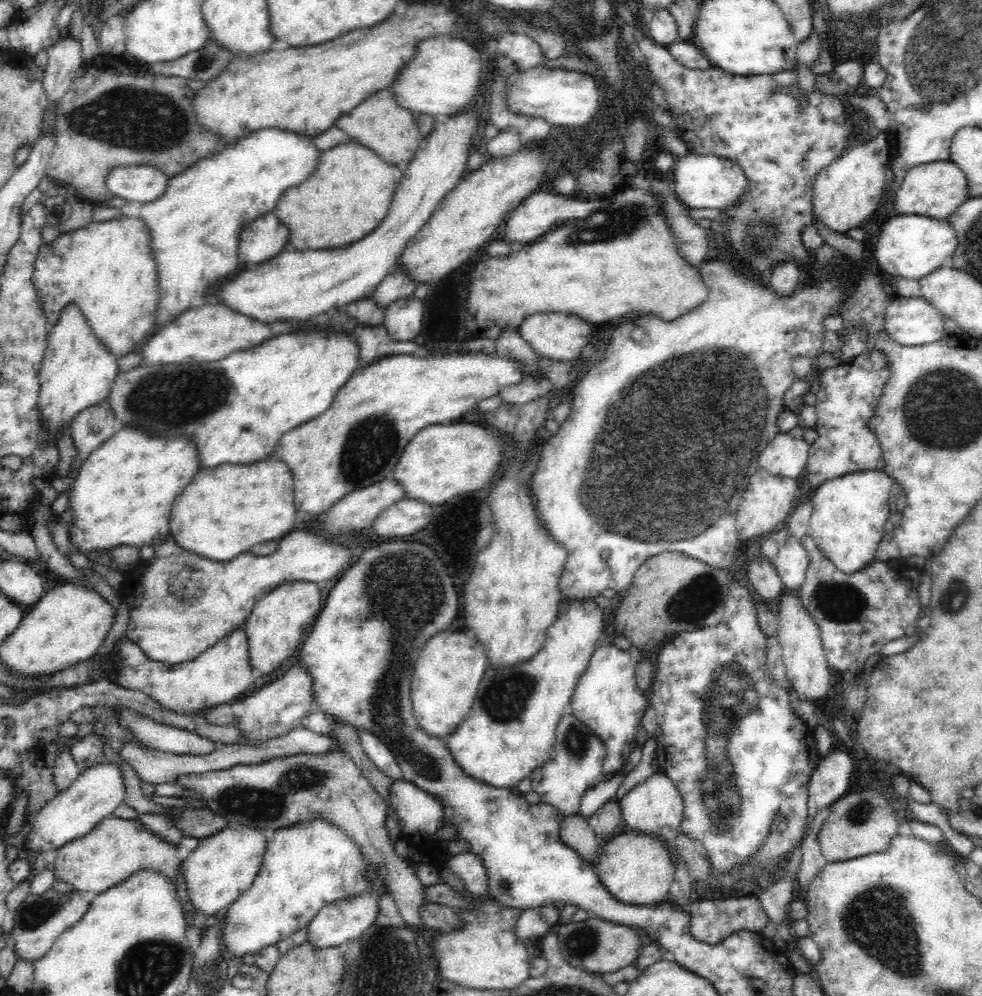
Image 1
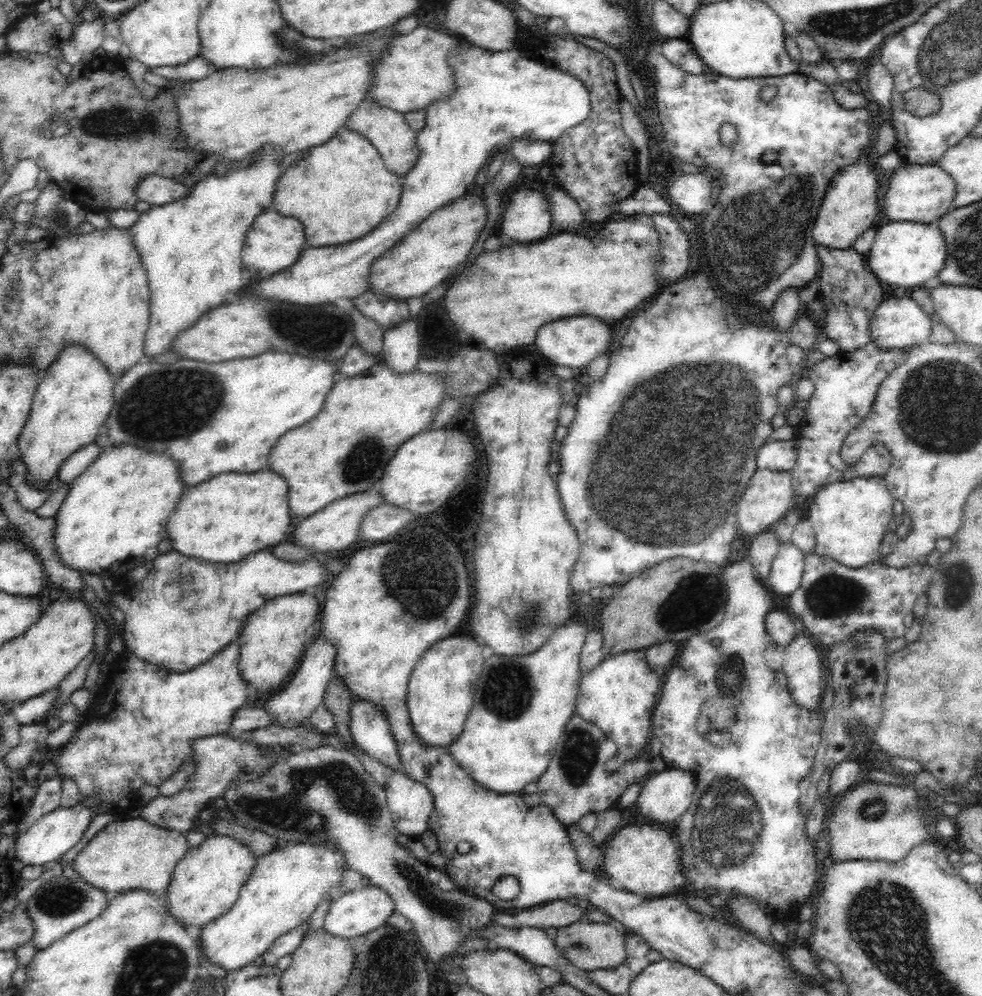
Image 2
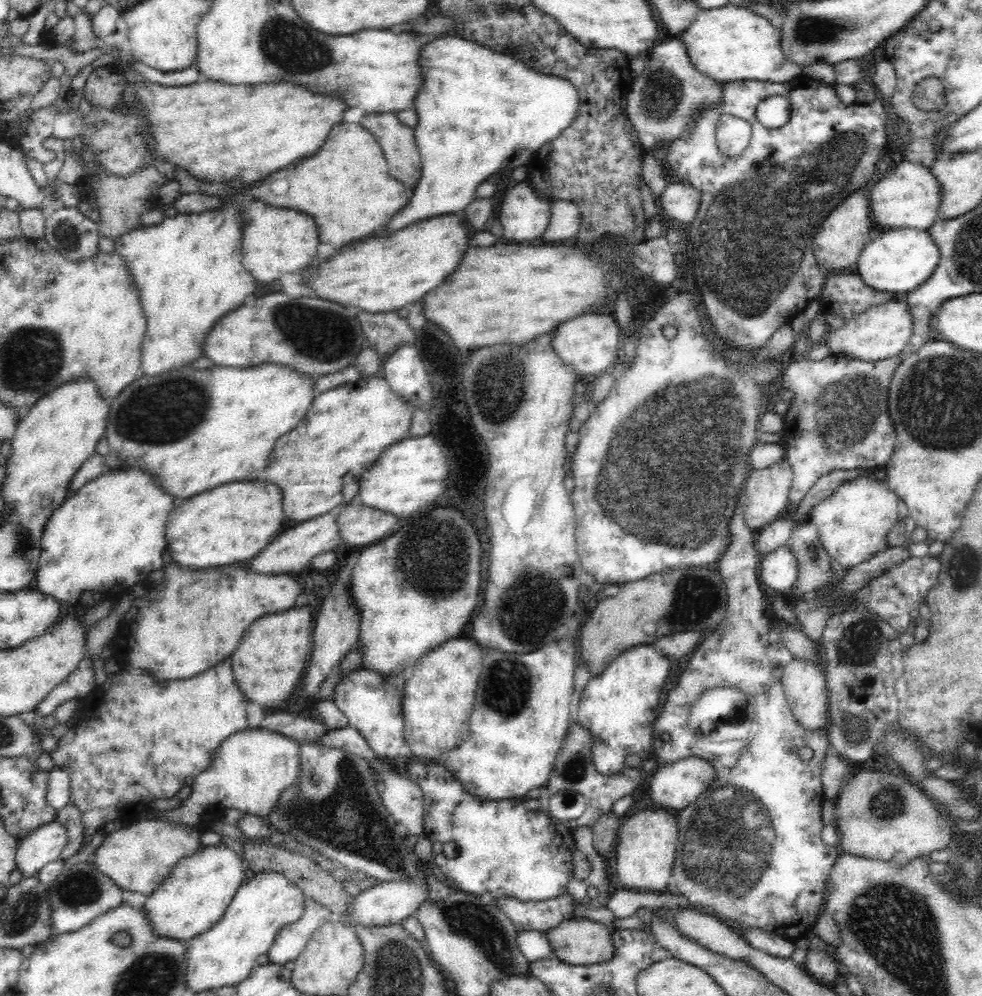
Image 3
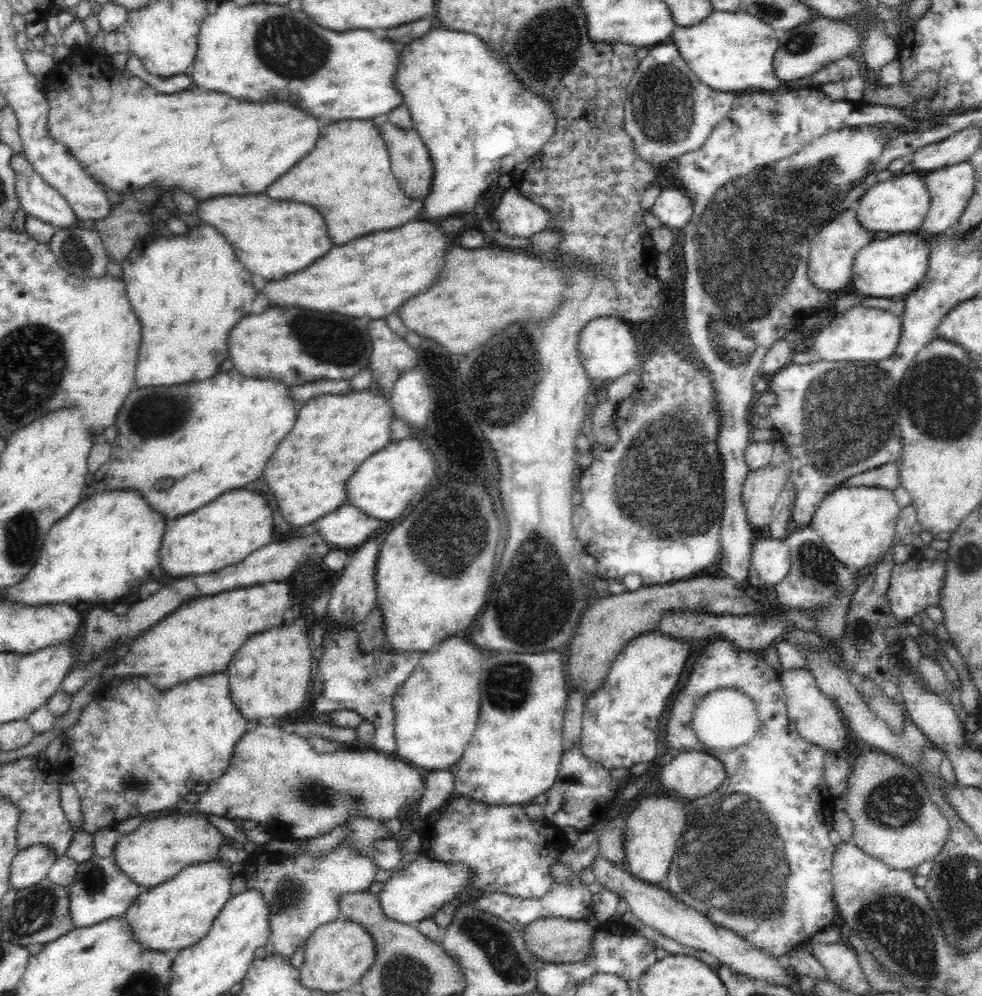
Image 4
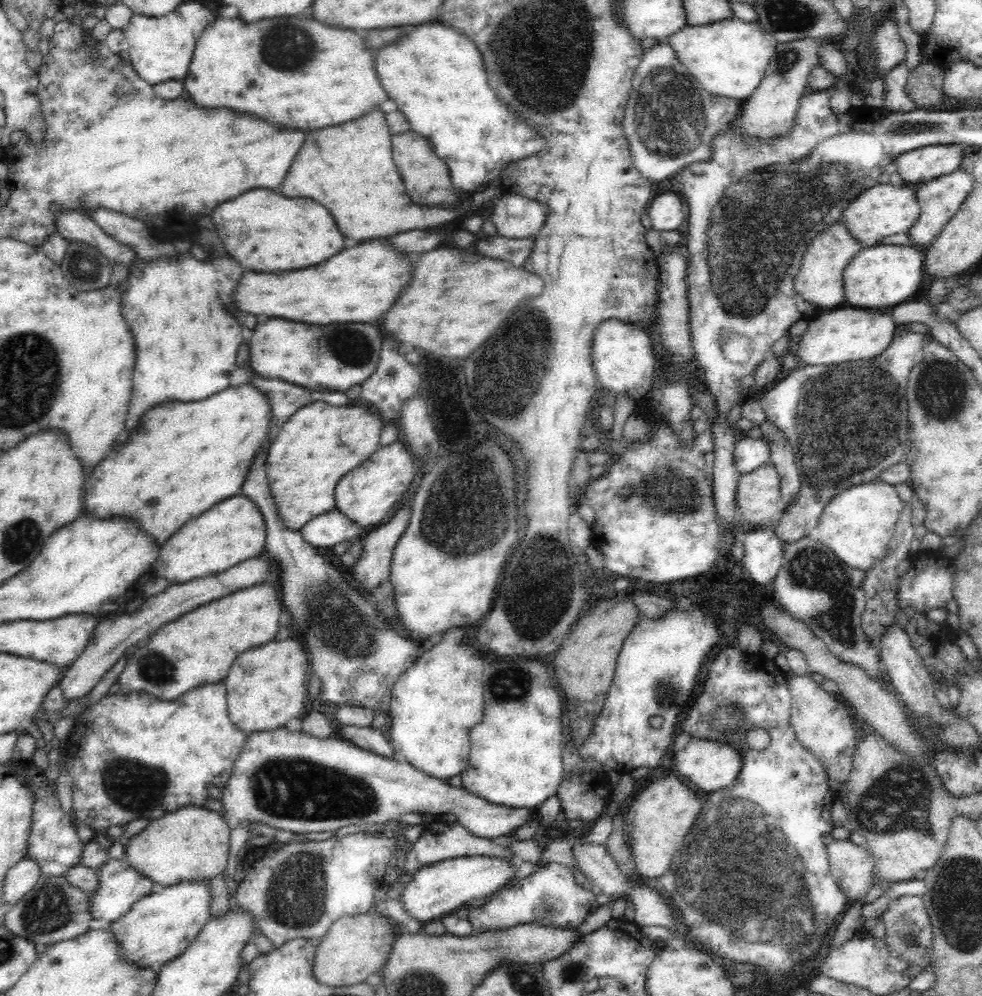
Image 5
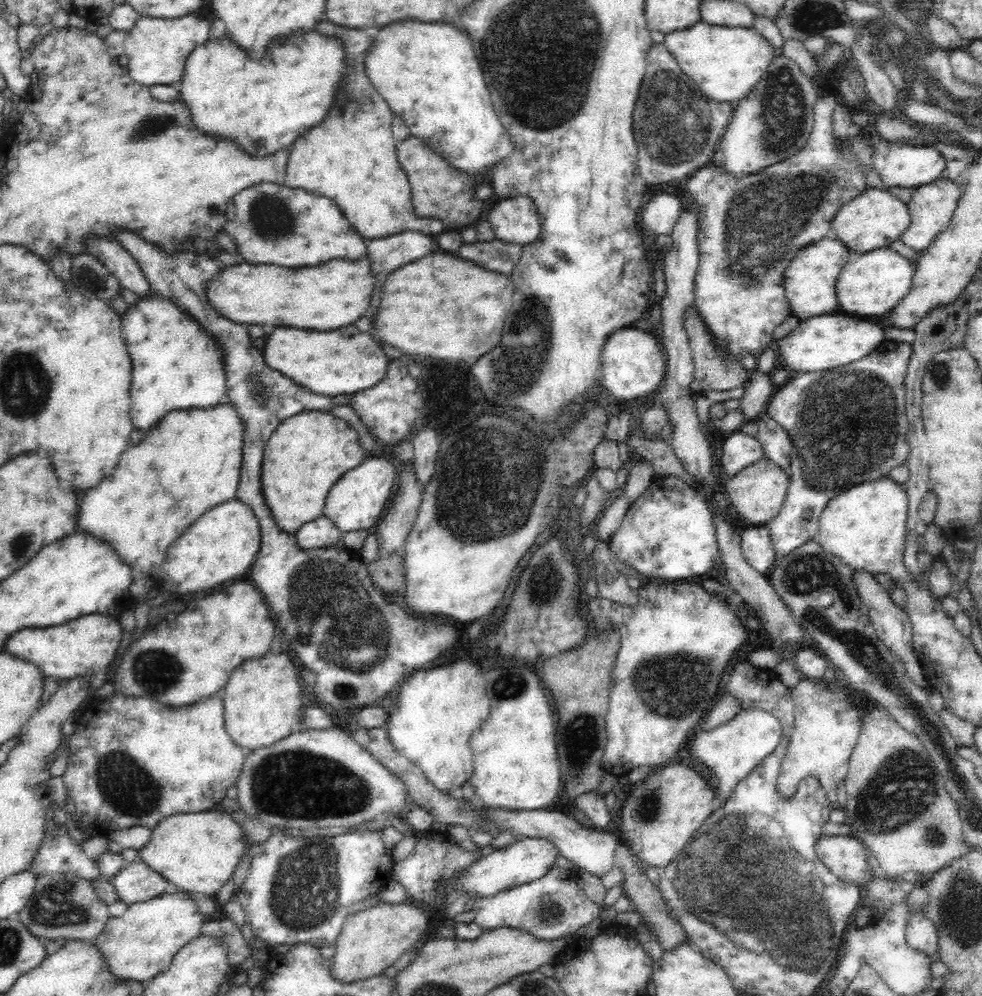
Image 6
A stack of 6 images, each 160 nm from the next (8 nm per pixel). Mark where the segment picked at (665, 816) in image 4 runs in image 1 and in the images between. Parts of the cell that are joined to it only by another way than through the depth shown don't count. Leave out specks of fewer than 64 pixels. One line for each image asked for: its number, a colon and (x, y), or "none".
1: (637, 869)
2: (643, 860)
3: (646, 848)

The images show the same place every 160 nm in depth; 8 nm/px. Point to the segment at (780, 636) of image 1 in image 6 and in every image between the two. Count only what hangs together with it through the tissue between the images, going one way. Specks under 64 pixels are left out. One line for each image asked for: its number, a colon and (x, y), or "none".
2: (802, 664)
3: (803, 681)
4: (818, 720)
5: (823, 724)
6: (826, 729)

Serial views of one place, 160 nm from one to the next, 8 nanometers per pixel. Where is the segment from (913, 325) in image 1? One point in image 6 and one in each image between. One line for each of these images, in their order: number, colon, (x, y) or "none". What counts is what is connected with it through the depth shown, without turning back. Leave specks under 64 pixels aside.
2: (899, 322)
3: (882, 331)
4: (859, 334)
5: (851, 334)
6: (820, 342)

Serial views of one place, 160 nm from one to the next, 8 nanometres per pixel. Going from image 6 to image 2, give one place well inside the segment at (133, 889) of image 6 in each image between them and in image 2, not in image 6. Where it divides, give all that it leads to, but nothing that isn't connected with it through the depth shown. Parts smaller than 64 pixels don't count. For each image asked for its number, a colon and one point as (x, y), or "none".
2: (60, 905)
3: (80, 893)
4: (99, 890)
5: (119, 886)

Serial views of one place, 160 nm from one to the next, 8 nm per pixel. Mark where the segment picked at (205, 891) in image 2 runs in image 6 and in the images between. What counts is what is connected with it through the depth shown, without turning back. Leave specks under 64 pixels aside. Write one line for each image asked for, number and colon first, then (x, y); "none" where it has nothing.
3: (193, 897)
4: (169, 917)
5: (157, 928)
6: (142, 942)

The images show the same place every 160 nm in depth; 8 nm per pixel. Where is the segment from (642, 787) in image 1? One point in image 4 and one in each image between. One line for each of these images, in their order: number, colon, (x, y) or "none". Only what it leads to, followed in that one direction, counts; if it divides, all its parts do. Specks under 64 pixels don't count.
2: (665, 795)
3: (676, 785)
4: (692, 774)

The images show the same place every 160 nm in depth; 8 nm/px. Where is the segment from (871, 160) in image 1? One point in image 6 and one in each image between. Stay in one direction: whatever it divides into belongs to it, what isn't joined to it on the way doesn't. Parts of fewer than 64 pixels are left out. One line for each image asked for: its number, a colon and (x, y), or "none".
2: (850, 203)
3: (842, 236)
4: (832, 253)
5: (820, 279)
6: (810, 281)

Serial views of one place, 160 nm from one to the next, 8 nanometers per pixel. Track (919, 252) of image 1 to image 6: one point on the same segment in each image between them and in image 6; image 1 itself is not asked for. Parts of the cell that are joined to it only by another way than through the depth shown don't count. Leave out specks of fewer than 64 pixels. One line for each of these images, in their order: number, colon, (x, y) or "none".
2: (906, 254)
3: (898, 260)
4: (895, 266)
5: (882, 275)
6: (870, 284)

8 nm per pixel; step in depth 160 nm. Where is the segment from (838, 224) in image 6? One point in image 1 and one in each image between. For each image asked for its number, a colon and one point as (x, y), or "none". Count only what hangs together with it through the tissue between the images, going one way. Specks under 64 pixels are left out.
1: (937, 189)
2: (920, 193)
3: (909, 197)
4: (900, 205)
5: (885, 210)

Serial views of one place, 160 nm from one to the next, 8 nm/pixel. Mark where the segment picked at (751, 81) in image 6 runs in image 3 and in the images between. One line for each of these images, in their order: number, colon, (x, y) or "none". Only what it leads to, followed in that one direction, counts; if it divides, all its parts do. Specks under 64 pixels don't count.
3: (732, 42)
4: (729, 51)
5: (729, 57)

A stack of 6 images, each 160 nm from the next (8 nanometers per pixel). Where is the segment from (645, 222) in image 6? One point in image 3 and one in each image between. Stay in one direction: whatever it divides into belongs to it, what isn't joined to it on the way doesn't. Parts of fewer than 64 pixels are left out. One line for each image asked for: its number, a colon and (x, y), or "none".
3: (680, 201)
4: (674, 209)
5: (666, 211)

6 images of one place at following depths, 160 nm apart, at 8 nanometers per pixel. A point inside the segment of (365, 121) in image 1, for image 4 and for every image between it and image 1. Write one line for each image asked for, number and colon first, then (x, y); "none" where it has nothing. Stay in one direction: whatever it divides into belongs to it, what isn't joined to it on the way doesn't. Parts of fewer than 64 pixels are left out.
2: (386, 129)
3: (398, 143)
4: (409, 160)

